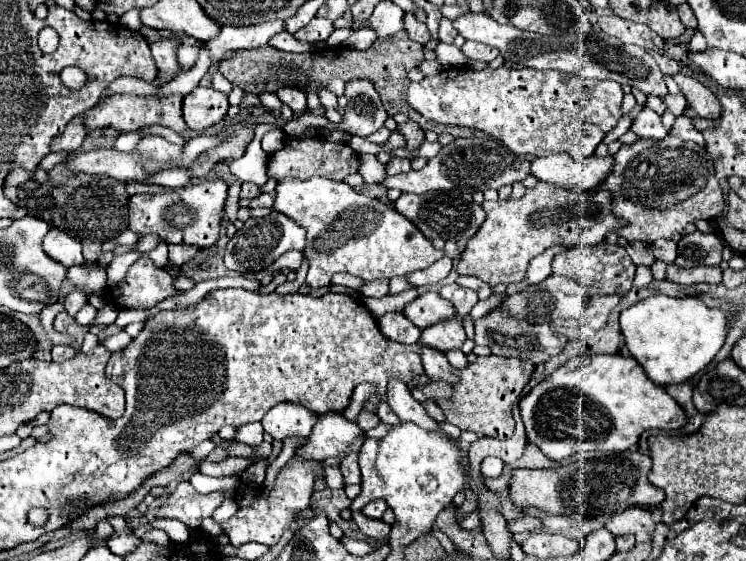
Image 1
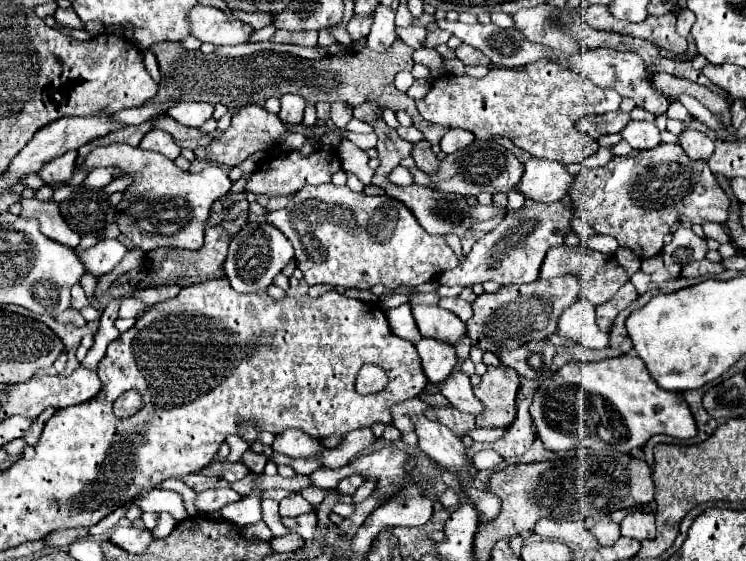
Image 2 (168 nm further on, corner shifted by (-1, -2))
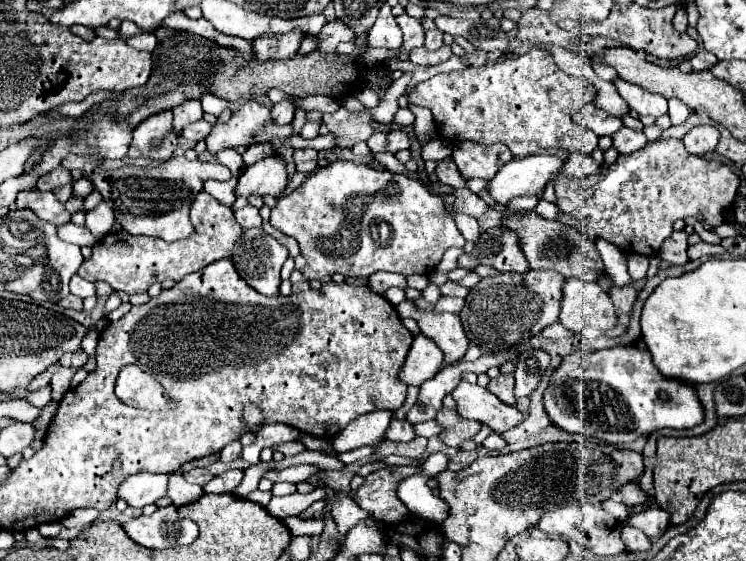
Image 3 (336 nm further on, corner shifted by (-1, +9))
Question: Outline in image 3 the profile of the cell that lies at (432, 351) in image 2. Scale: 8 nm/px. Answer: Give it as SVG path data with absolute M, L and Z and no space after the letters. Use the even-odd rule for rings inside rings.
M417 335L399 371L399 379L405 385L419 387L423 381L431 379L441 367L443 367L443 353L439 351L439 347L427 337Z

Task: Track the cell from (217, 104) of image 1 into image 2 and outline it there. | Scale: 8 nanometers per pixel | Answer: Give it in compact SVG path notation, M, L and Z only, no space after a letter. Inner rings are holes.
M177 102L175 108L171 108L167 114L185 126L199 128L205 120L213 116L213 108L215 106L209 102Z

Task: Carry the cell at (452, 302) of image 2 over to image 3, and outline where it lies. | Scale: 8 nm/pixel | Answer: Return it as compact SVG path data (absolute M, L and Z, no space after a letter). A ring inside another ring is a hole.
M441 297L437 303L435 303L435 307L433 307L433 311L435 313L459 313L461 309L463 309L463 305L465 305L465 301L463 299L459 299L459 297Z

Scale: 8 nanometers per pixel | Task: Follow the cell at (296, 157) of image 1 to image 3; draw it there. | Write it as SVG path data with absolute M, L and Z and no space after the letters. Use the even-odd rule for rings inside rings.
M279 155L265 157L265 159L243 169L239 183L237 183L237 189L235 189L235 195L243 195L243 197L273 195L273 197L279 197L287 185L285 175L287 175L285 161Z

